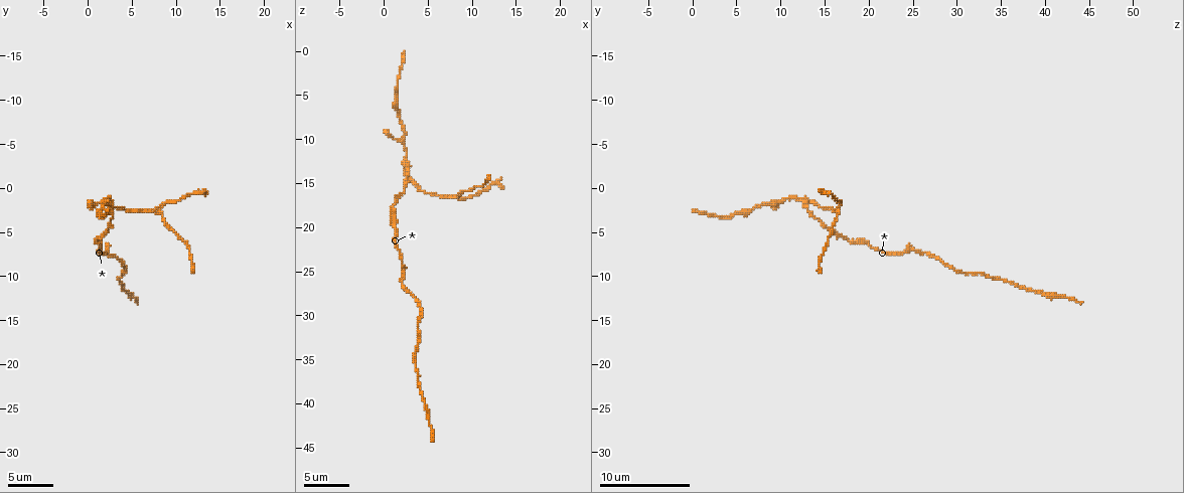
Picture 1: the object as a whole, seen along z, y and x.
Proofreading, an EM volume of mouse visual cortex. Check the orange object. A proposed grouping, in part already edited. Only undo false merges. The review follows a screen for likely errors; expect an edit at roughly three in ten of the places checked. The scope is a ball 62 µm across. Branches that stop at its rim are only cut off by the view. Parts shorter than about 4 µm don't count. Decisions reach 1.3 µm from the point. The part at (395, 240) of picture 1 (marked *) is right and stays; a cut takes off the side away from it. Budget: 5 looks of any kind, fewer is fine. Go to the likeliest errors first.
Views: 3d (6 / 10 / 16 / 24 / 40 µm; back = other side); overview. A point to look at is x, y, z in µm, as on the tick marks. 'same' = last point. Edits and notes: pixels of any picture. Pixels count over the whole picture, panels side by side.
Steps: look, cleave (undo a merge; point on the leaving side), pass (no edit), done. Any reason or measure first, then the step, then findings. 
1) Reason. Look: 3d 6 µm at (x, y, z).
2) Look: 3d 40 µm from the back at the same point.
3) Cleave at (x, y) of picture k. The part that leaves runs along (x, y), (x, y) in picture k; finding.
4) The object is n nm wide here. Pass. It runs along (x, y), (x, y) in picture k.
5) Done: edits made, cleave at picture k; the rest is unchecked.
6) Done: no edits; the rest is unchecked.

Side arm on a straight run. Look: 3d 10 µm at (2.4, 1.6, 13.0).

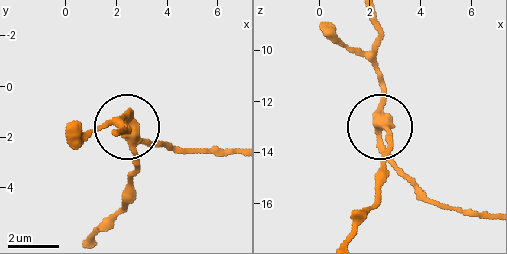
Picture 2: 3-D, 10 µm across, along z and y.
3 arms meet here. Pass. It runs along (96, 234), (124, 207), (137, 160), (124, 115) in picture 2; continuous, no second neuron.

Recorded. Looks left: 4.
Two arms in line, one across. Look: 3d 16 µm at (7.8, 2.4, 16.6).

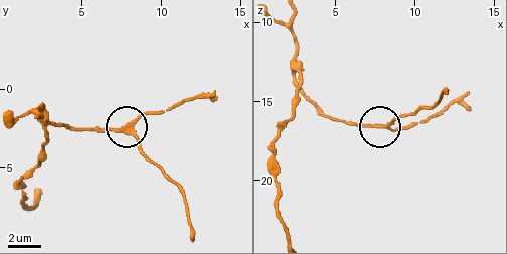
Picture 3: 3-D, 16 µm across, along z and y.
Look: 3d 6 µm at (8.0, 2.6, 16.5).

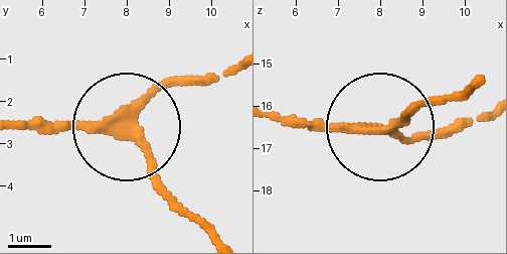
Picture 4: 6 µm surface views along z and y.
The side arm is 7 µm long; 3 arms meet here. Cleave at (153, 176) of picture 4. A second neuron is stuck on.

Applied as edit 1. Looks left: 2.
Look: overview.

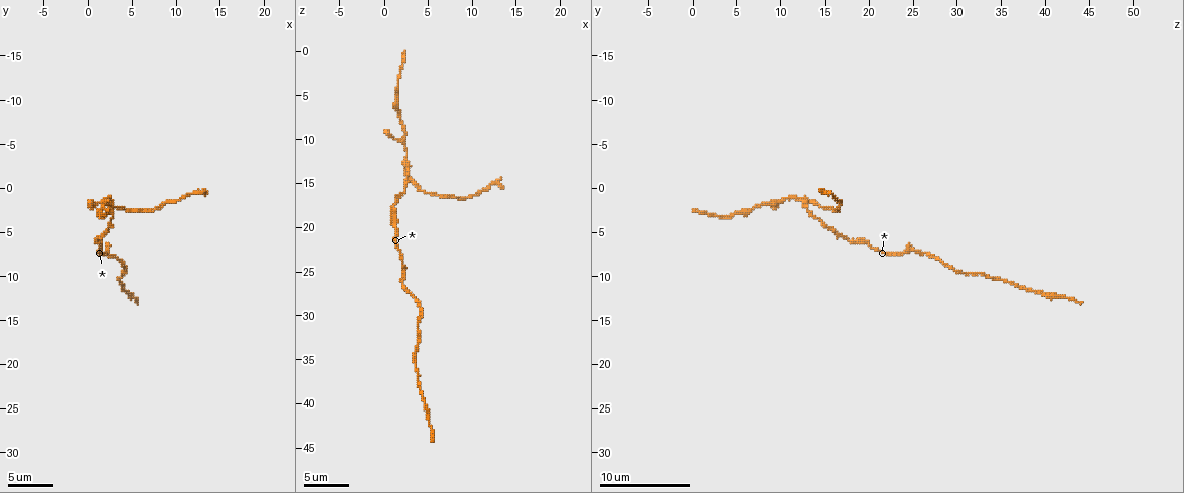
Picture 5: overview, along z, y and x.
Thick turns thin. Look: 3d 6 µm at (0.8, 6.0, 18.2).

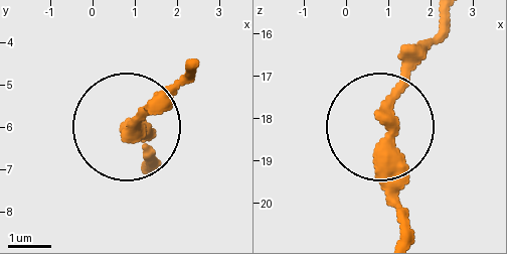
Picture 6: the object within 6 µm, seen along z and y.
Pass. It runs along (400, 234), (378, 115), (440, 31) in picture 6; continuous, no second neuron.

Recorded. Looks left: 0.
Done: edits made, cleave at picture 4; the rest is unchecked.

